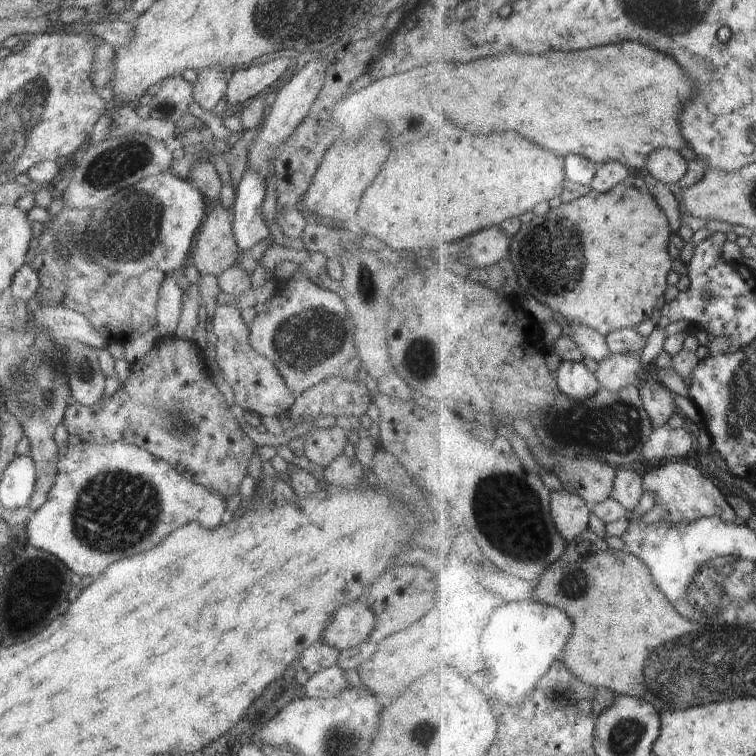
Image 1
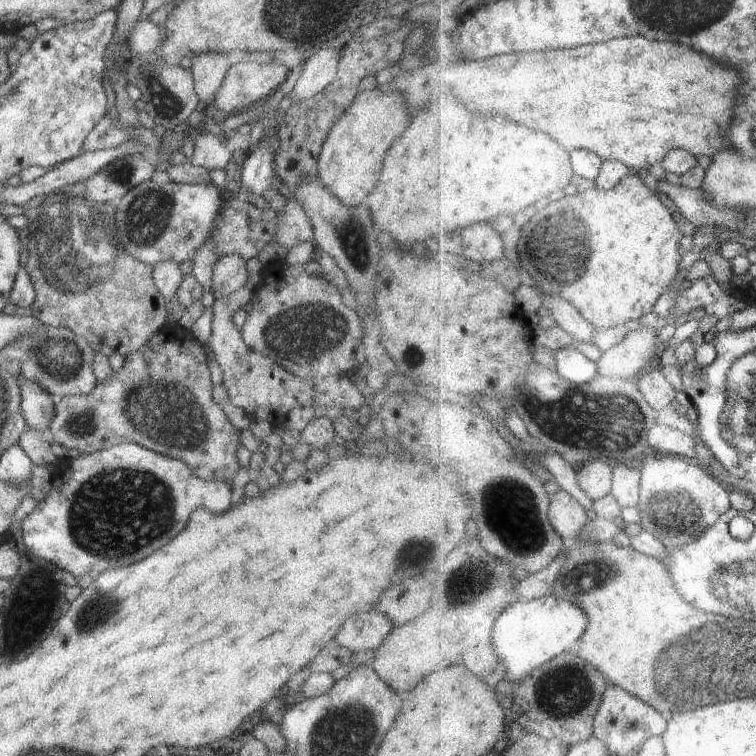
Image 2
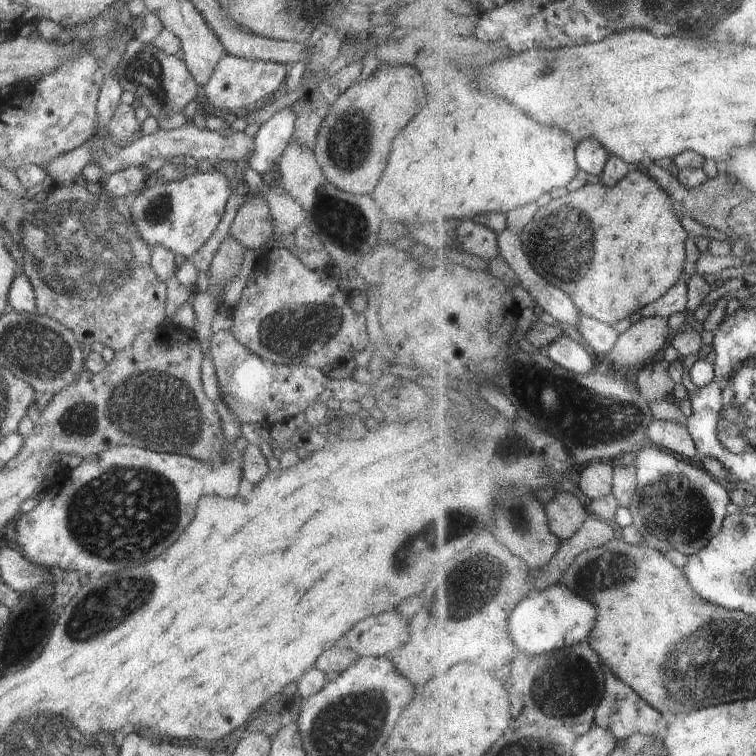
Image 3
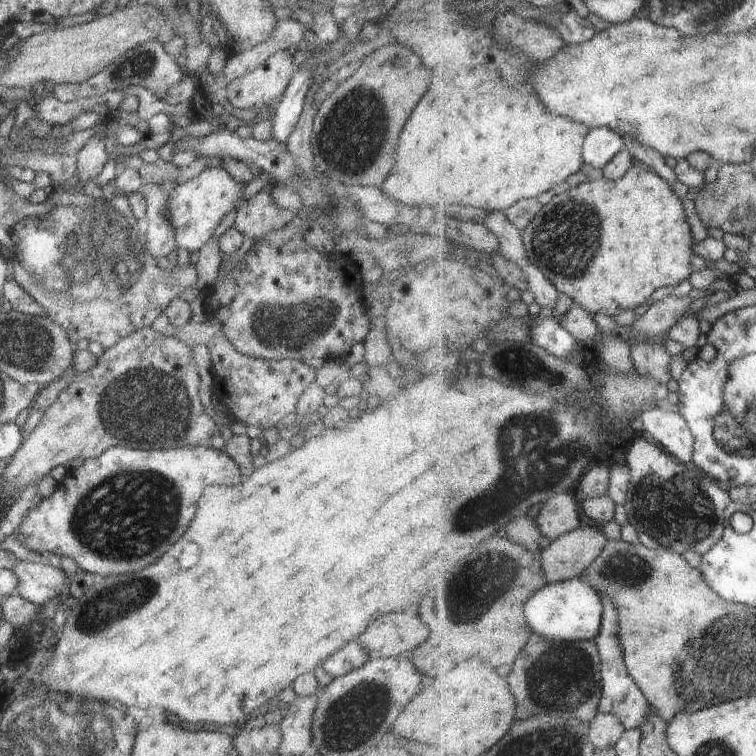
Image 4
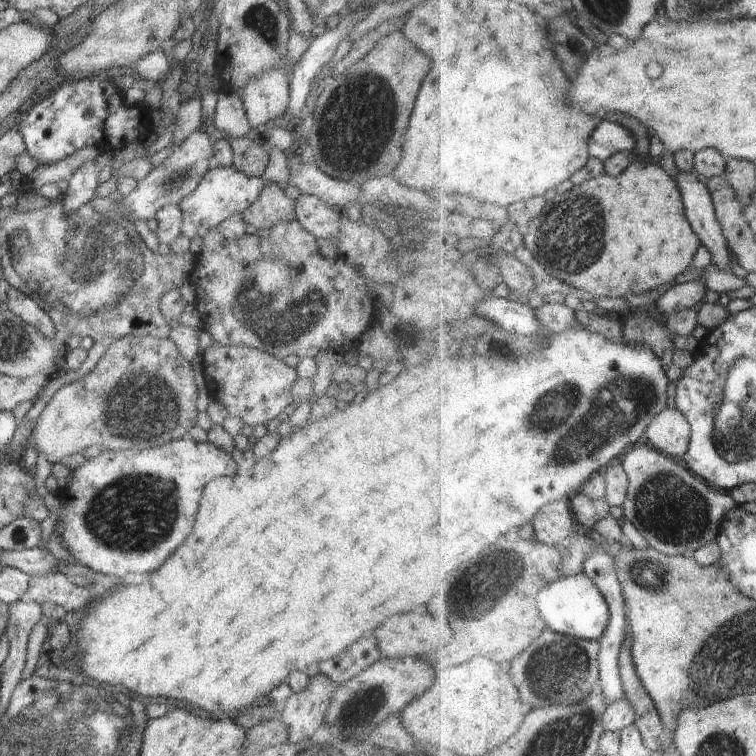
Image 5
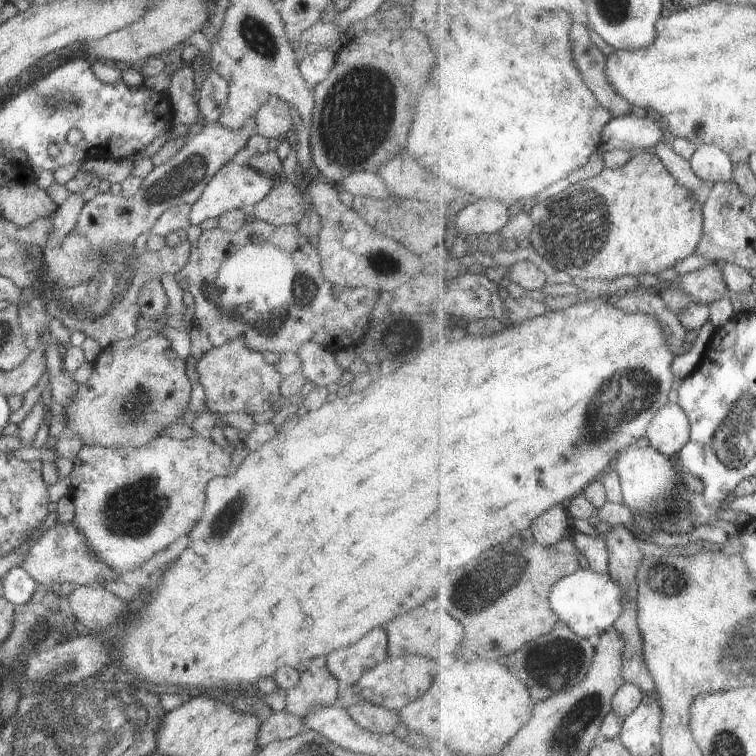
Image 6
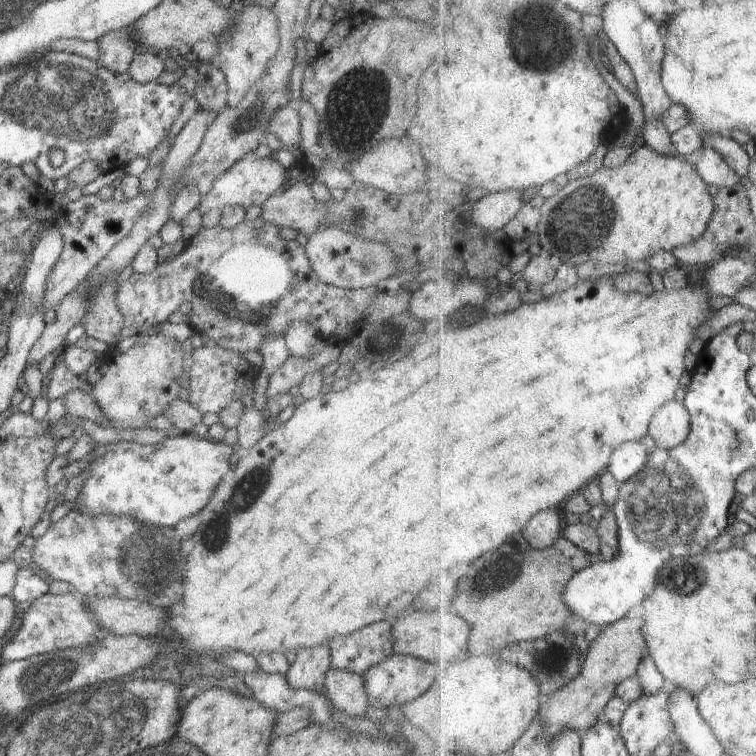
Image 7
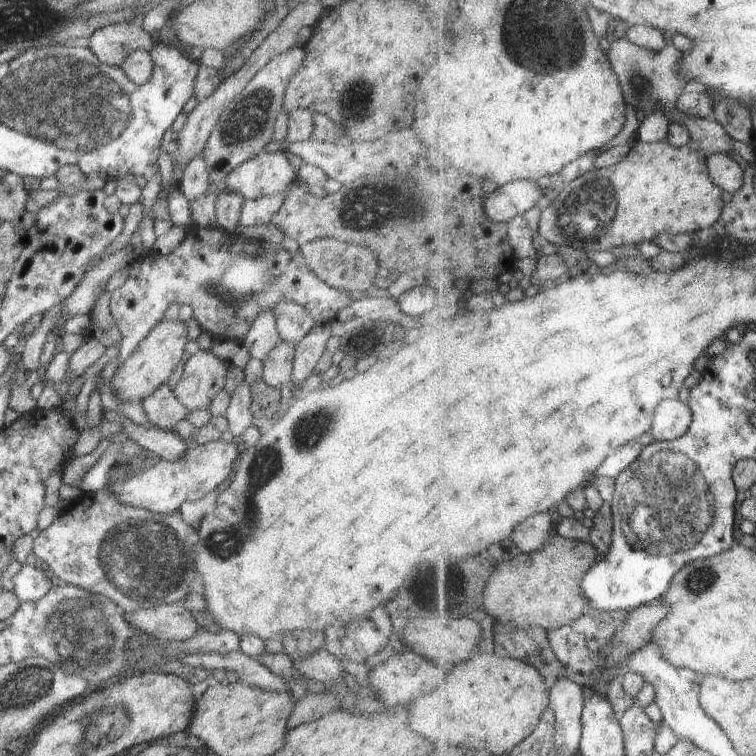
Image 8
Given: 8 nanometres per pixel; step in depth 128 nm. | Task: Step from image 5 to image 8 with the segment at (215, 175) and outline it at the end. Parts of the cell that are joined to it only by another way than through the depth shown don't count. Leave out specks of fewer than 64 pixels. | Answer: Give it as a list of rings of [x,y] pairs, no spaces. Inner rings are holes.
[[[282,149],[272,153],[260,152],[242,166],[236,166],[221,183],[219,191],[238,192],[244,200],[252,200],[286,193],[295,183],[295,170]]]

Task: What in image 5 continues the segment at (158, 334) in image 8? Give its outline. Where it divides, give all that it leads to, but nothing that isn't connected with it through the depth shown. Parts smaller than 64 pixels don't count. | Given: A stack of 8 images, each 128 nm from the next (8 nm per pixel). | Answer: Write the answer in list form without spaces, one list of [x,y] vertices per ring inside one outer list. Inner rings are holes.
[[[152,335],[119,338],[106,349],[94,370],[53,394],[35,421],[28,445],[35,446],[52,464],[74,453],[89,459],[104,451],[141,451],[160,446],[174,439],[187,438],[188,430],[196,425],[199,396],[190,362],[170,339]]]

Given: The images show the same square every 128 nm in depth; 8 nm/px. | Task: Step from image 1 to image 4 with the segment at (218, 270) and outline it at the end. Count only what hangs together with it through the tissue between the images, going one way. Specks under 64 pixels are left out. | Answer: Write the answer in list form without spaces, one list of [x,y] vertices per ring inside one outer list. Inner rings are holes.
[[[270,187],[258,191],[236,209],[233,227],[254,242],[269,232],[280,230],[297,221],[290,210],[280,208],[272,198]]]

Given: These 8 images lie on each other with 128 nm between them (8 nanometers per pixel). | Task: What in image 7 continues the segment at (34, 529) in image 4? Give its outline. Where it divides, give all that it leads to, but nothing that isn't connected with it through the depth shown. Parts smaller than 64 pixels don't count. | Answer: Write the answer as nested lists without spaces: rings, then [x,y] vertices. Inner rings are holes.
[[[174,433],[164,442],[156,445],[142,446],[136,442],[120,440],[113,449],[94,459],[82,469],[80,475],[85,474],[82,490],[76,500],[76,509],[84,514],[100,516],[100,514],[114,514],[114,516],[128,516],[138,524],[156,526],[156,528],[176,528],[183,518],[202,513],[208,505],[214,488],[231,473],[231,455],[236,451],[223,442],[213,442],[198,438],[190,433]]]

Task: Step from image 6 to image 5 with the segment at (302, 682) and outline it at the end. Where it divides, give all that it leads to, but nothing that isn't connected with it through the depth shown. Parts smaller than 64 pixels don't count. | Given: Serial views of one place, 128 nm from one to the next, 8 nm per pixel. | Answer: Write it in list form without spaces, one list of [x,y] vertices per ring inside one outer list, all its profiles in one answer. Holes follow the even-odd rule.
[[[319,672],[309,678],[308,686],[302,692],[293,692],[287,698],[283,711],[277,717],[288,727],[290,743],[309,739],[318,727],[325,723],[325,716],[336,687],[328,675]]]

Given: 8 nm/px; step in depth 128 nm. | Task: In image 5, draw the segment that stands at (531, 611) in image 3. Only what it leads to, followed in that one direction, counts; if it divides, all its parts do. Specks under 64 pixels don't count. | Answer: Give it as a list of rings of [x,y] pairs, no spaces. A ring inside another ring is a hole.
[[[584,571],[562,576],[547,586],[538,598],[538,604],[544,620],[552,630],[593,641],[601,641],[605,637],[613,617],[609,599],[606,598],[598,583],[595,583]]]

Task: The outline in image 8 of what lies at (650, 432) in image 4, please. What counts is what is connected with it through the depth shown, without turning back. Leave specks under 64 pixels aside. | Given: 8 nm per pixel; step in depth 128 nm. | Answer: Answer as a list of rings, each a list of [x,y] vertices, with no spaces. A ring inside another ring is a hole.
[[[666,400],[660,404],[654,418],[656,441],[674,441],[685,436],[693,424],[693,410],[680,400]]]

